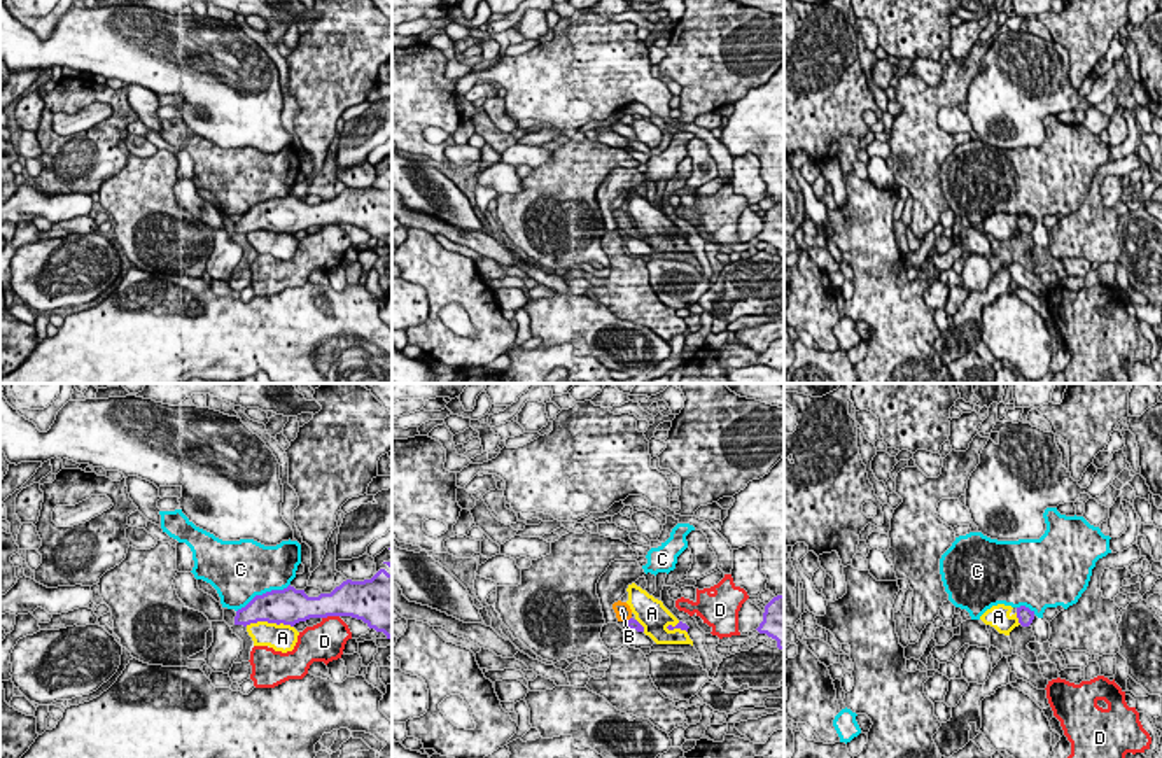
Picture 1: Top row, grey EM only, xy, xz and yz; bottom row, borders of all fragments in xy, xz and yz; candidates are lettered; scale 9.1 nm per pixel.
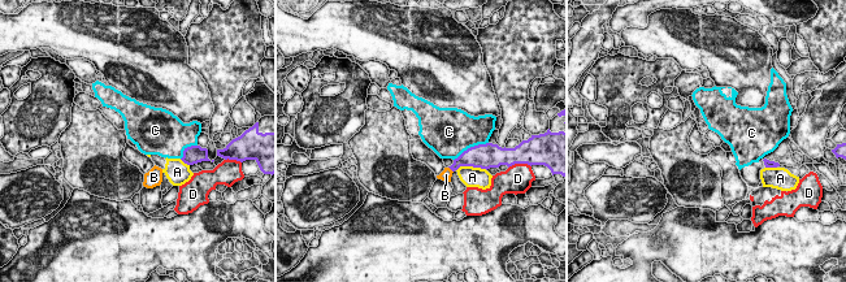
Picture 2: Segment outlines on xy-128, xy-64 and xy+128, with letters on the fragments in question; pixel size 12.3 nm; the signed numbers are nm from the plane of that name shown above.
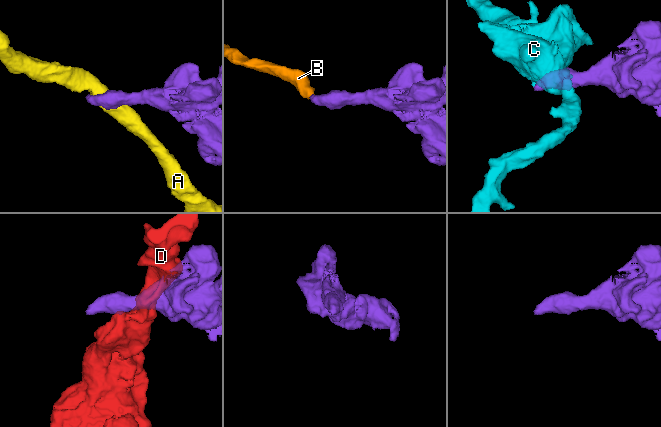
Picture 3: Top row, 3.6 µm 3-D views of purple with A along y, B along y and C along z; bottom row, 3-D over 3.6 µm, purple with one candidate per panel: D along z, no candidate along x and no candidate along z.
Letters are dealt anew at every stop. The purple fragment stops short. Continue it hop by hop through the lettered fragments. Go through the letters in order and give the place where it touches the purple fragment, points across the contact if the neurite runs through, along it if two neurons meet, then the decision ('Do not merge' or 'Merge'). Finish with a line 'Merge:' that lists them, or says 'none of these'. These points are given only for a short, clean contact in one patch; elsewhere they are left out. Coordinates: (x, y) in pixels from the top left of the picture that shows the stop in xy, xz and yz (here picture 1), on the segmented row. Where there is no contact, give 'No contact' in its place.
A: Touches purple at xy (270, 622). Do not merge
B: Touches purple at xz (627, 620). Path across: xz (632, 624), (627, 620), (622, 610). Merge
C: Touches purple at xy (263, 594). Do not merge
D: Touches purple at xy (329, 615). Boundary: xy (338, 615), (322, 618). Do not merge
Merge: B

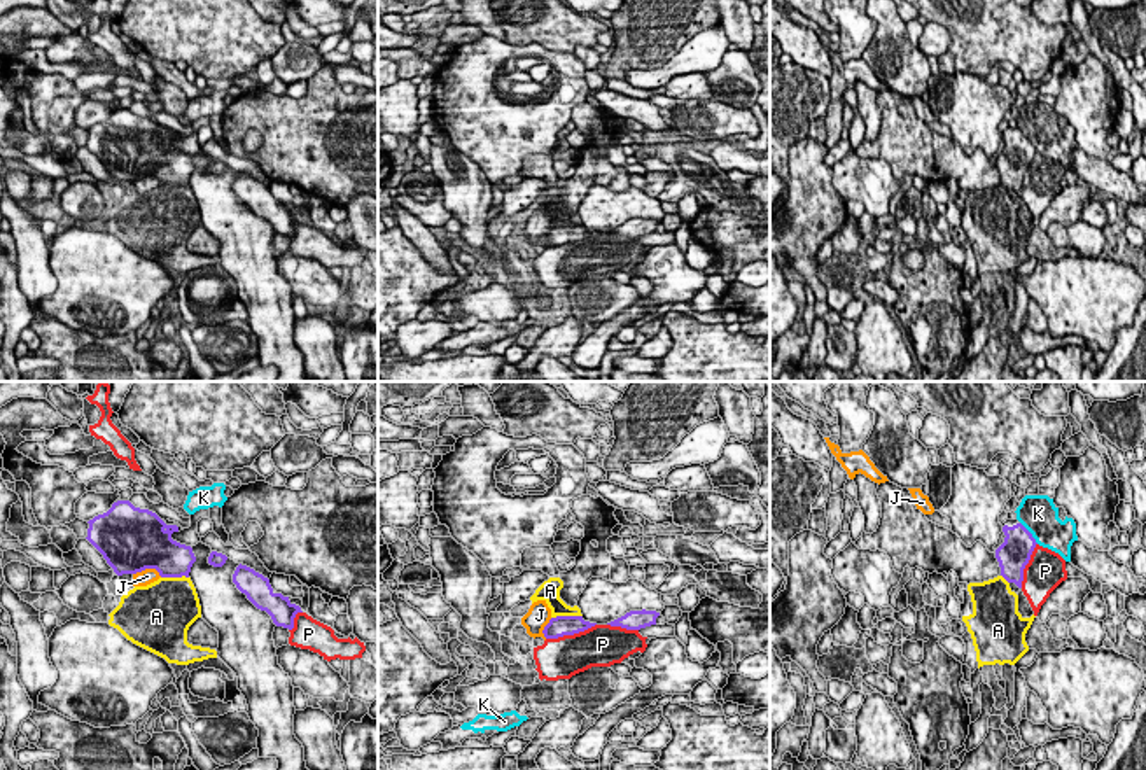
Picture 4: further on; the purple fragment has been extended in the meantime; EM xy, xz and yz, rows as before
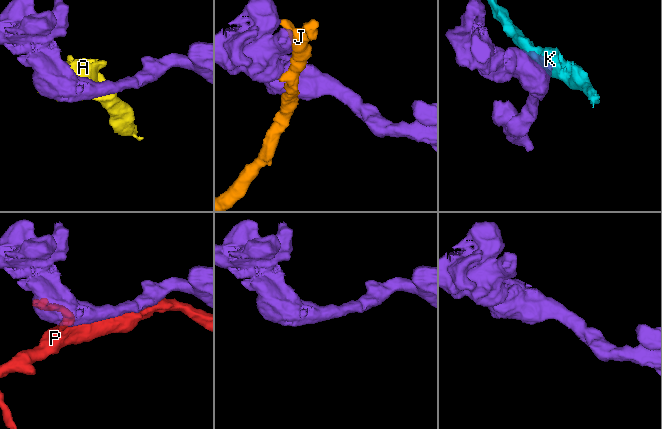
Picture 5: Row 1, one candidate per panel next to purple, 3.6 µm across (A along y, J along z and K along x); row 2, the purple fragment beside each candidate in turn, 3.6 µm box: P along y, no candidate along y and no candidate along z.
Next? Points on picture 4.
A: Touches purple at xz (566, 616). Boundary: xz (581, 615), (557, 615), (552, 618). Do not merge
J: Touches purple at xy (147, 567). Boundary: xy (133, 573), (154, 569), (161, 576). Do not merge
K: Touches purple at yz (1029, 532). Boundary: yz (1020, 522), (1038, 543). Do not merge
P: Touches purple at xz (571, 634). Do not merge
Merge: none of these

